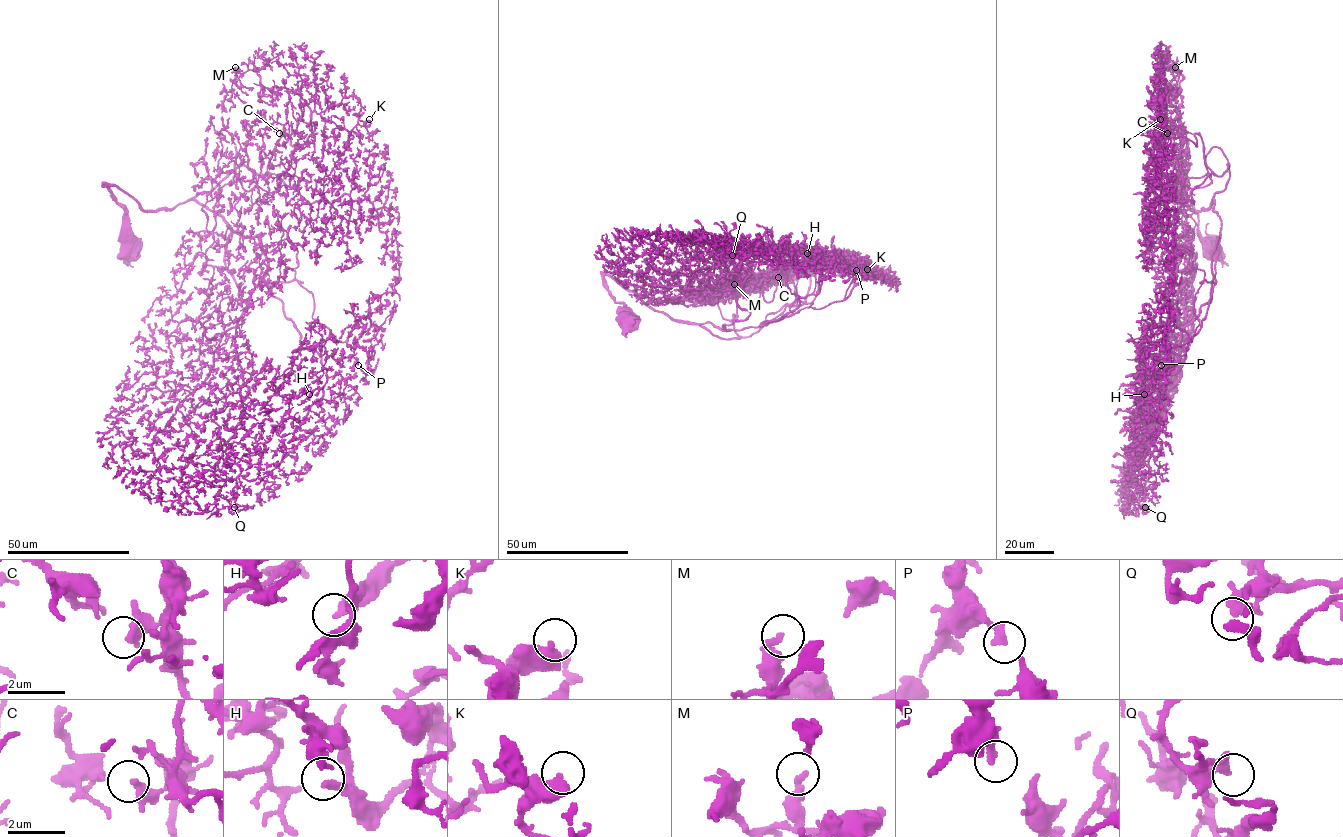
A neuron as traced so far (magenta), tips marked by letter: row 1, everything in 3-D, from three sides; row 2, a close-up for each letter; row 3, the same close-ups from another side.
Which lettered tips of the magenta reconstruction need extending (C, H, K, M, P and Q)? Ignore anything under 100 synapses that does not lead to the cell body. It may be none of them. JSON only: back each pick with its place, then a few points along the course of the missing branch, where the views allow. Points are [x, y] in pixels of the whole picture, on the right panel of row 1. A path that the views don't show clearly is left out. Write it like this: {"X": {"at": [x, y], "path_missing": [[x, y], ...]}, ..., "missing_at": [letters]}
{"missing_at": []}

